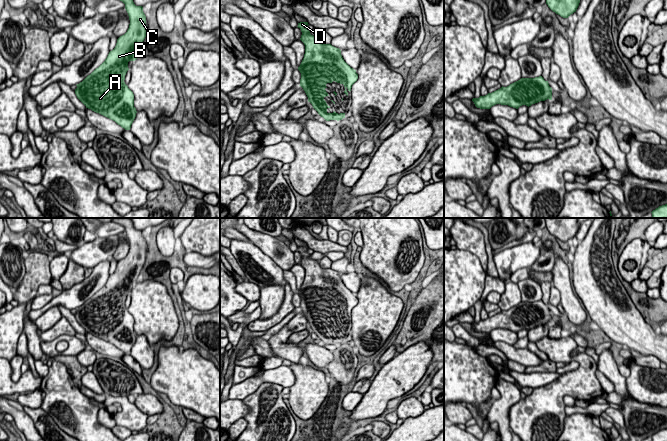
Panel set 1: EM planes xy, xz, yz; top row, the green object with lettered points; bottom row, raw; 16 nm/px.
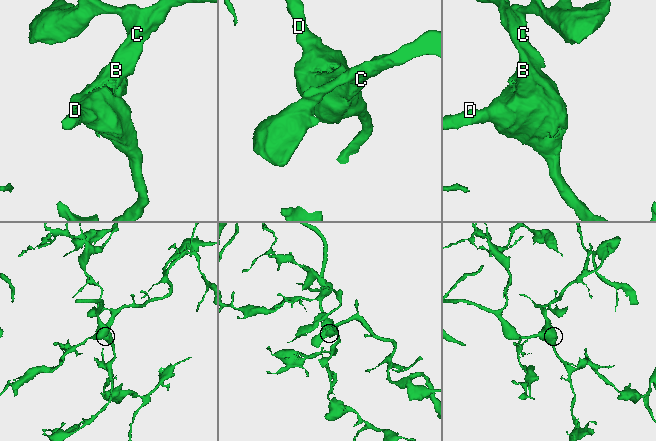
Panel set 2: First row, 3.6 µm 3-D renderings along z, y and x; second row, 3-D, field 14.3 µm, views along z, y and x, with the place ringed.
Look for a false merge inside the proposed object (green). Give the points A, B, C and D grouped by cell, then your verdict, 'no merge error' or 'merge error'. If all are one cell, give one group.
A B C D | no merge error

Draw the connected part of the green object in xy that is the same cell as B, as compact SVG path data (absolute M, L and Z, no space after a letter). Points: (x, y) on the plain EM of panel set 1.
M114 218L122 225L130 248L127 256L117 263L115 272L105 285L77 308L75 318L86 332L99 337L130 354L136 341L134 318L125 308L129 285L137 283L146 261L146 240L142 230L136 230L131 218Z

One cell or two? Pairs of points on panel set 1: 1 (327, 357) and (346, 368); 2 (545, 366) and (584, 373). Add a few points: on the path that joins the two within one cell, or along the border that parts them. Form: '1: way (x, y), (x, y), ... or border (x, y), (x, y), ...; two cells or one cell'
1: border (332, 352), (332, 360), (326, 366); two cells
2: border (548, 359), (555, 363); two cells

